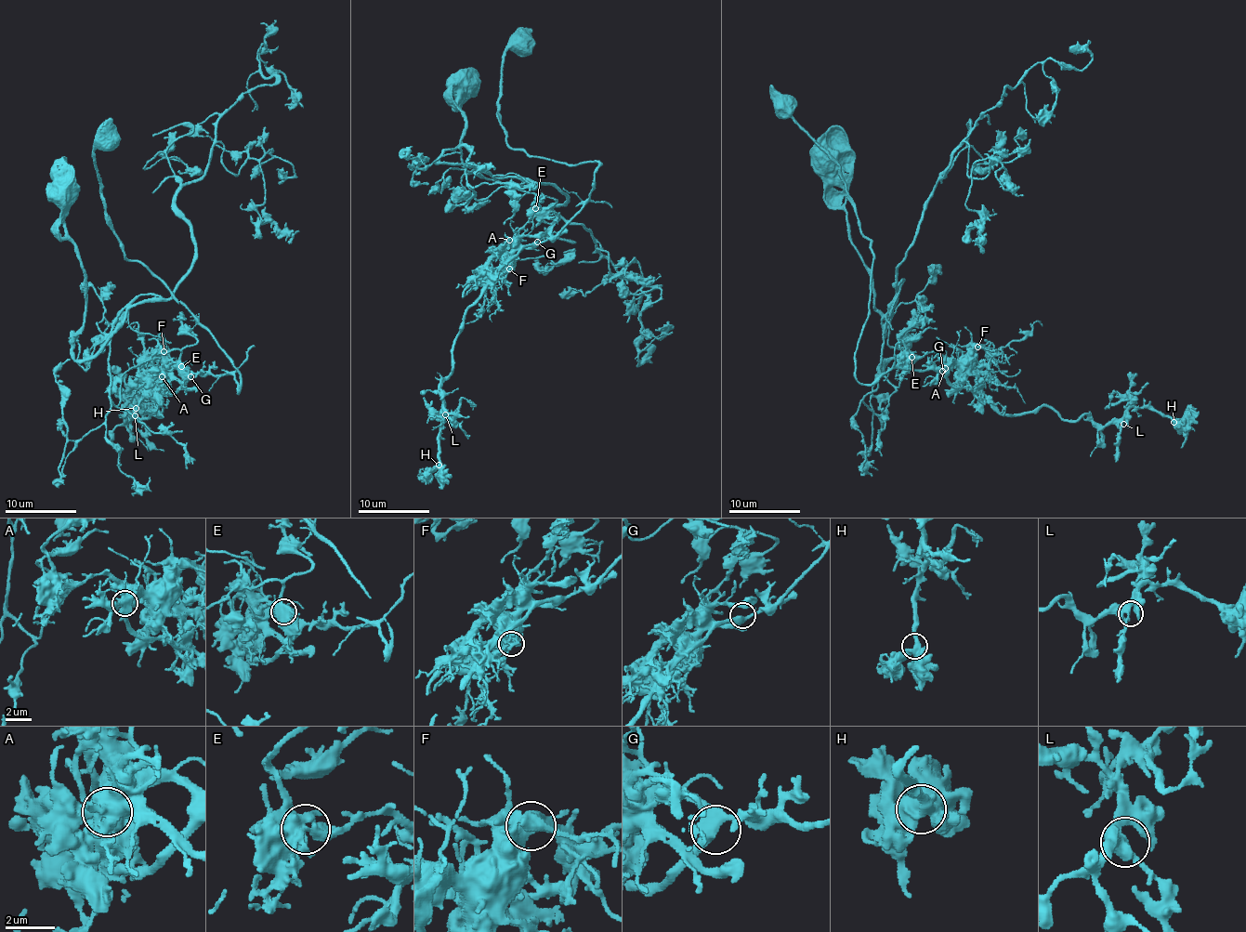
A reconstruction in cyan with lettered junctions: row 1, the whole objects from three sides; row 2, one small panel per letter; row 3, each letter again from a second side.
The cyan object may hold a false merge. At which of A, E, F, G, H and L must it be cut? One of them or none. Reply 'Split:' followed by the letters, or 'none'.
Split: E

